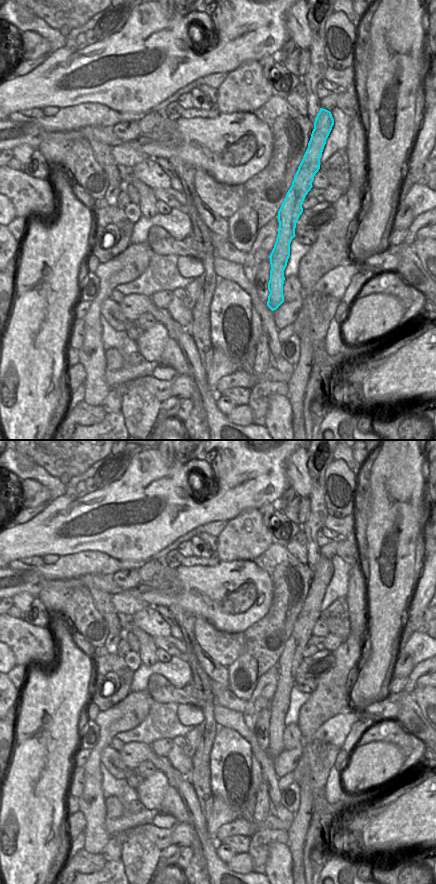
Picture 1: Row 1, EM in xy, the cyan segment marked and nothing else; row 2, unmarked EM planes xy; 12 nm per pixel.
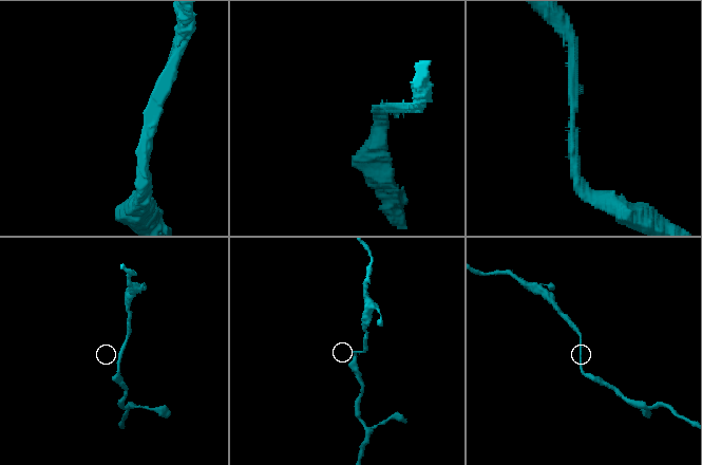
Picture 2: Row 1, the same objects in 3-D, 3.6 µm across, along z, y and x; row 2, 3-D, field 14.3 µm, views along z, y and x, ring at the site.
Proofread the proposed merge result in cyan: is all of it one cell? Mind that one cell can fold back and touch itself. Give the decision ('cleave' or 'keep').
keep

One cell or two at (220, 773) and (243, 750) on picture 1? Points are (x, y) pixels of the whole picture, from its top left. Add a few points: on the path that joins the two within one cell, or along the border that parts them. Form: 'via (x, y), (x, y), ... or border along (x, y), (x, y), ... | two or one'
via (222, 764), (223, 759), (228, 753), (234, 752) | one

